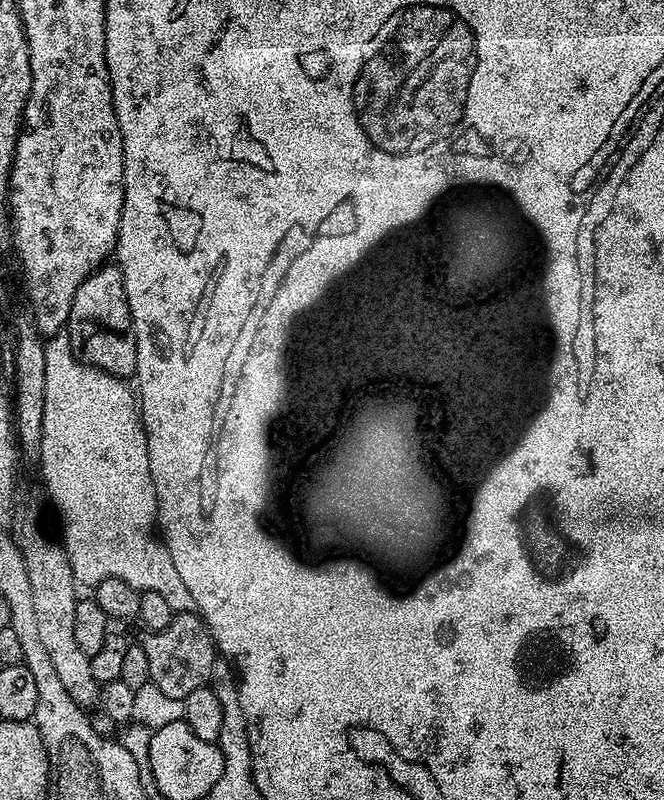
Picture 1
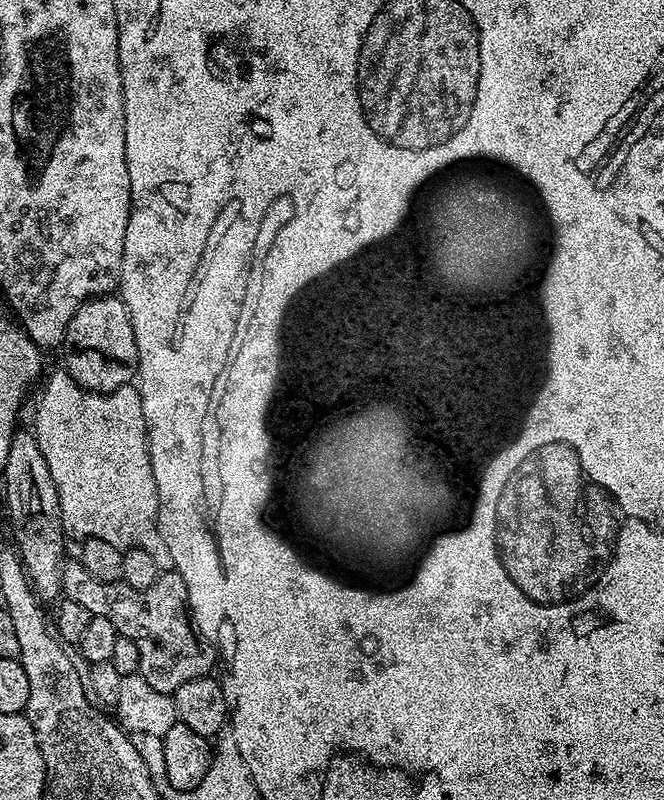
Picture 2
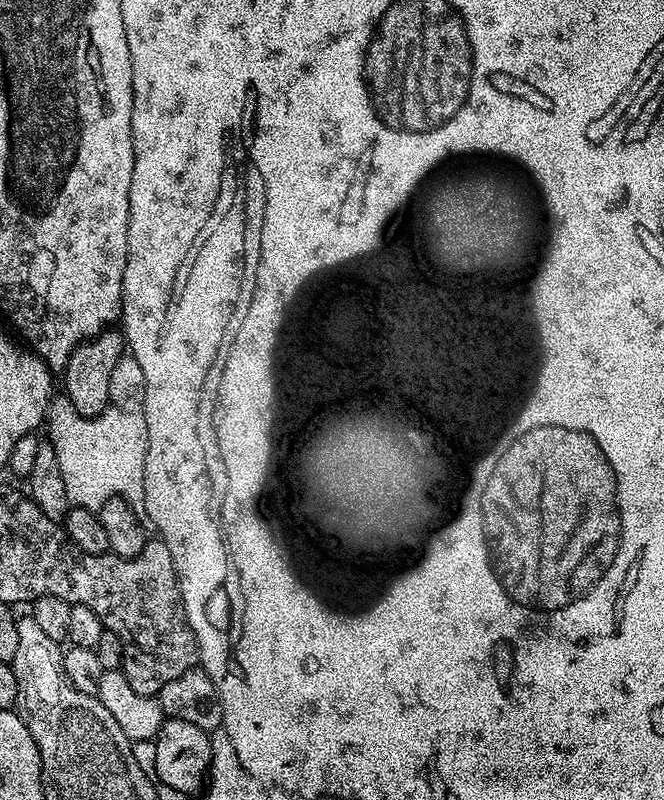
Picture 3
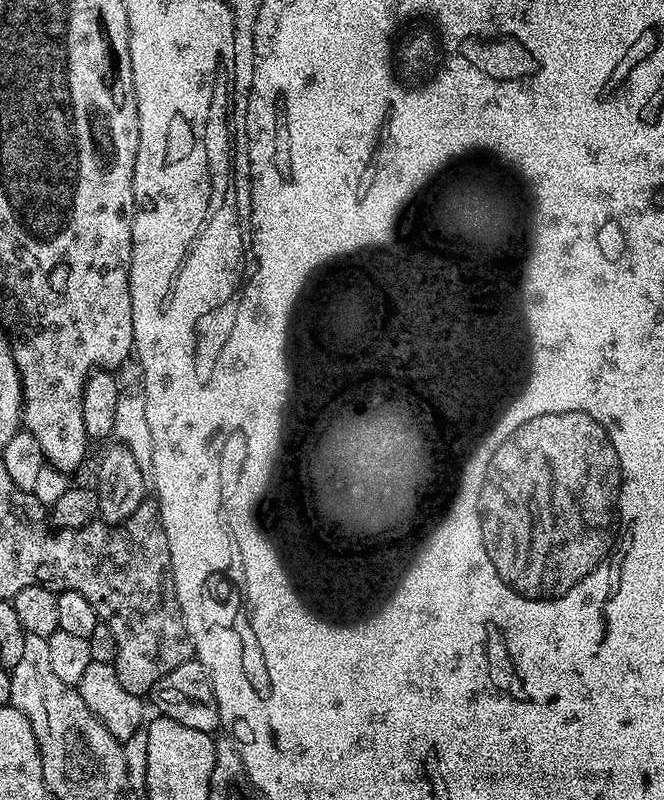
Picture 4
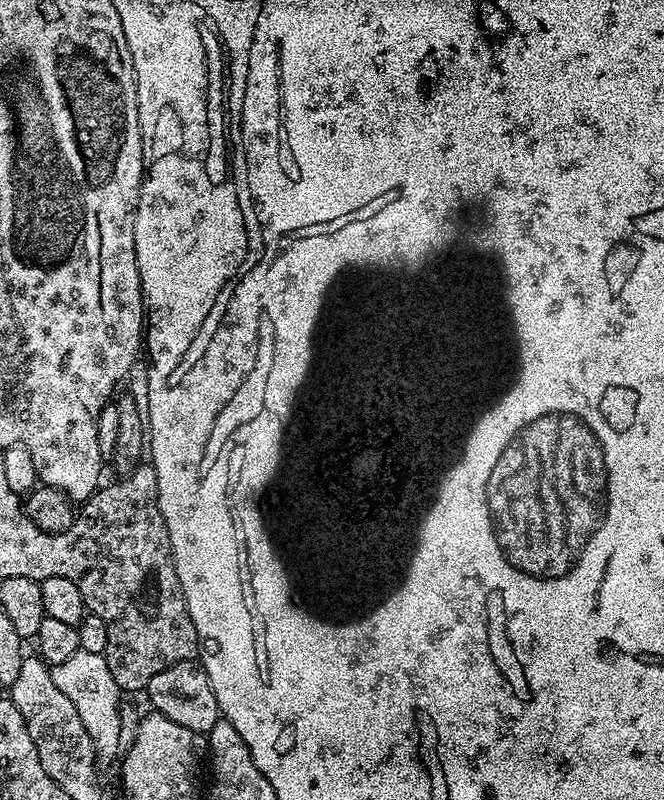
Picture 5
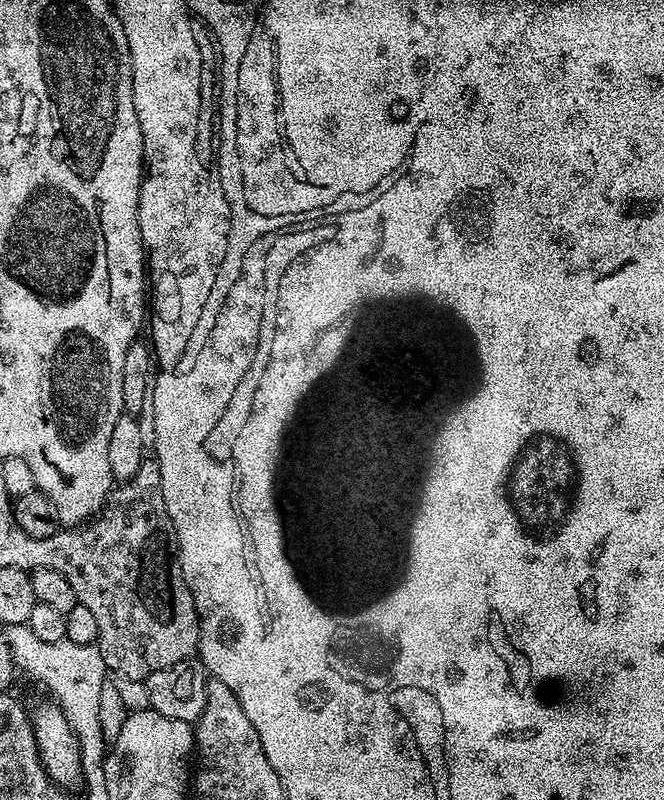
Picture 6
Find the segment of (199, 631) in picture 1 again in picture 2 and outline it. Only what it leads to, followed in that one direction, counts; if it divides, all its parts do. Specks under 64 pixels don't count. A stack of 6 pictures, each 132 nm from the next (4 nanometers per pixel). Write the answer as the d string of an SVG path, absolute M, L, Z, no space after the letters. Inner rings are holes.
M79 562L65 563L63 569L60 587L67 599L78 602L78 606L86 606L91 616L110 618L120 635L138 642L138 675L146 678L154 690L171 694L182 682L202 678L213 671L217 653L211 643L199 644L201 641L188 607L186 582L182 582L176 571L161 571L146 590L134 590L123 582L102 582L94 578Z

